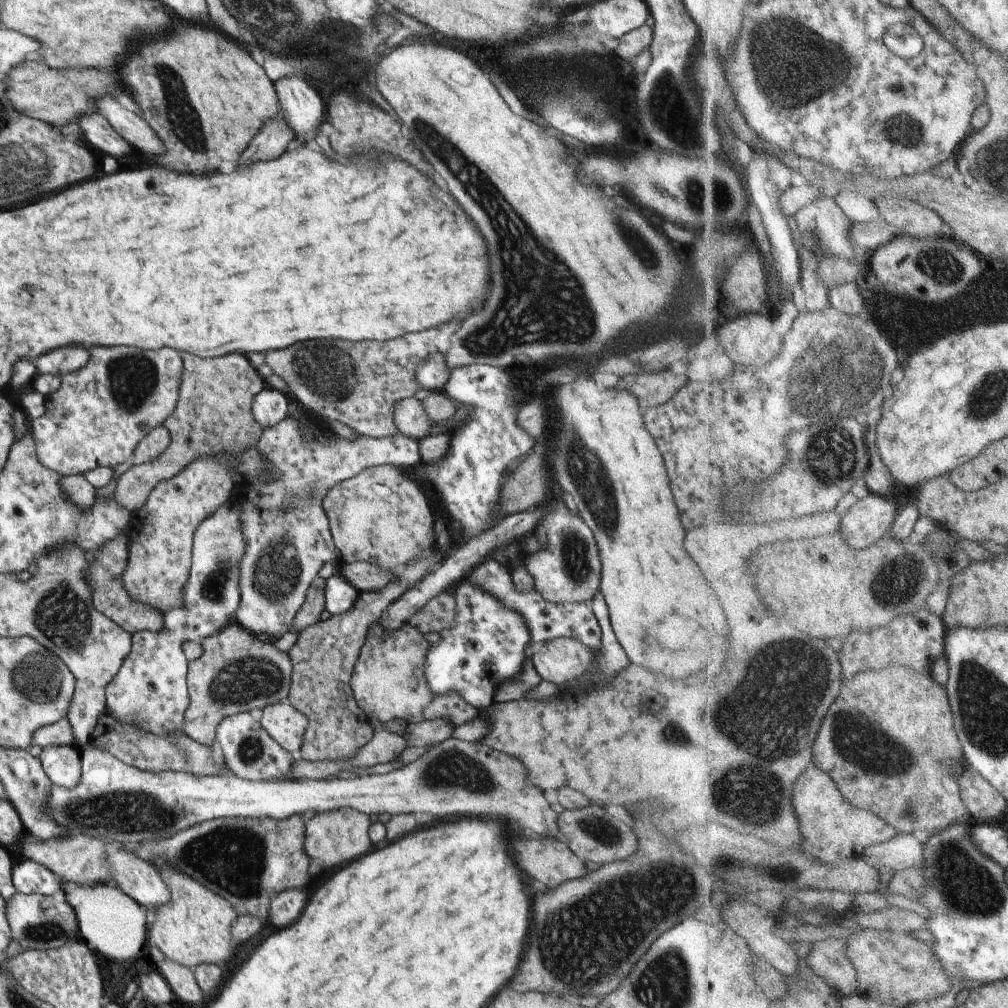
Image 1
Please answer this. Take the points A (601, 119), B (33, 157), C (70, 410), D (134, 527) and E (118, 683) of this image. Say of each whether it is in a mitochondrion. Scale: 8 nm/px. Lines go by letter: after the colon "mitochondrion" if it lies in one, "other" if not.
A: mitochondrion
B: mitochondrion
C: other
D: other
E: other

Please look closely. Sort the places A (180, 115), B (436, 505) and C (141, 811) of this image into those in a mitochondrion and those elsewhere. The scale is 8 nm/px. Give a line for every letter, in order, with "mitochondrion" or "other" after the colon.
A: mitochondrion
B: other
C: mitochondrion

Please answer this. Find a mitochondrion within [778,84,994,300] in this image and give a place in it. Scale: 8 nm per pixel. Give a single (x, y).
(930, 263)

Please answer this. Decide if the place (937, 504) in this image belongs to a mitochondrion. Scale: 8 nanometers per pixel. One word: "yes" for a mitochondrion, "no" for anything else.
no

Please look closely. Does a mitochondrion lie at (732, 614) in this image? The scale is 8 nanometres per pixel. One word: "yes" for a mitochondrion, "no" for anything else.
no

